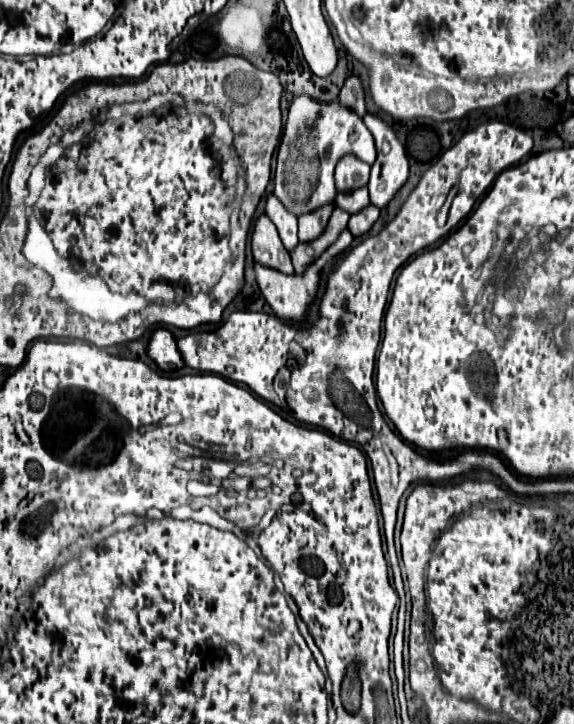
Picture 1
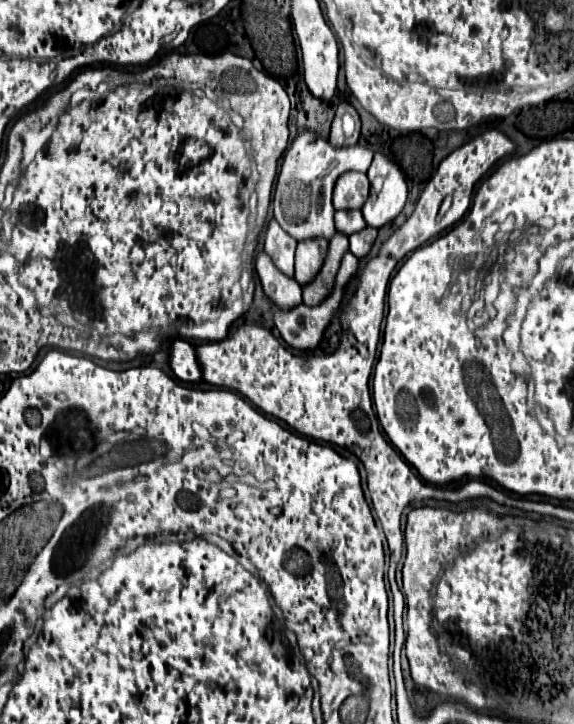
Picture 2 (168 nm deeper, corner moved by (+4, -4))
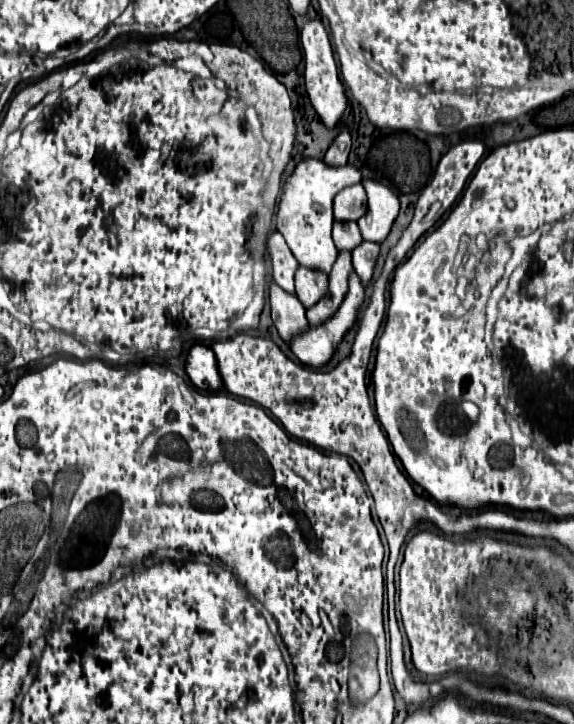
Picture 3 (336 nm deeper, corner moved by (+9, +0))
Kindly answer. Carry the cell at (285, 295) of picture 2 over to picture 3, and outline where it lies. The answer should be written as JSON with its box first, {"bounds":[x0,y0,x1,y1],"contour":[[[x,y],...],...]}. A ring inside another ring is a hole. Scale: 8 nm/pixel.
{"bounds":[270,284,308,342],"contour":[[[270,284],[270,308],[272,308],[272,320],[278,328],[278,334],[284,342],[288,342],[294,332],[302,332],[302,328],[308,328],[306,320],[306,308],[298,300],[296,294],[284,292],[278,284]]]}

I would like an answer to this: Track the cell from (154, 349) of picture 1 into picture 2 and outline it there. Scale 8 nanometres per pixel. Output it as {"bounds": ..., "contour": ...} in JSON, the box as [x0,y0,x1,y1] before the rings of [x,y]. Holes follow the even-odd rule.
{"bounds":[171,340,201,382],"contour":[[[175,340],[171,346],[171,368],[183,382],[201,382],[199,360],[195,360],[195,346],[185,340]]]}

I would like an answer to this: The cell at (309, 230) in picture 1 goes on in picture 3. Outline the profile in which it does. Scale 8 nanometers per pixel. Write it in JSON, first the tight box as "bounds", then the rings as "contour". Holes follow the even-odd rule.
{"bounds":[294,266,326,308],"contour":[[[298,266],[294,282],[298,300],[302,300],[304,308],[310,308],[310,304],[316,304],[326,294],[326,272],[322,270]]]}

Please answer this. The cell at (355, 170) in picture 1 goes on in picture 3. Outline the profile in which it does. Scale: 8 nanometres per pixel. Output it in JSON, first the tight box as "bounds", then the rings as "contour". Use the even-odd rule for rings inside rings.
{"bounds":[334,184,366,222],"contour":[[[352,184],[340,190],[334,198],[334,218],[348,222],[358,220],[366,212],[366,192],[362,184]]]}

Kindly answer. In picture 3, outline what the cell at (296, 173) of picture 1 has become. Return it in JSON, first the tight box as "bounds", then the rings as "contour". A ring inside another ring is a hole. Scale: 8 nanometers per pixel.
{"bounds":[276,156,362,274],"contour":[[[304,156],[296,162],[292,174],[286,178],[282,186],[282,196],[276,214],[276,228],[282,232],[286,244],[290,246],[296,260],[306,268],[318,268],[326,274],[330,272],[330,264],[334,264],[334,256],[338,254],[332,242],[332,198],[342,188],[356,184],[362,180],[360,168],[352,164],[344,166],[328,166],[320,158]]]}

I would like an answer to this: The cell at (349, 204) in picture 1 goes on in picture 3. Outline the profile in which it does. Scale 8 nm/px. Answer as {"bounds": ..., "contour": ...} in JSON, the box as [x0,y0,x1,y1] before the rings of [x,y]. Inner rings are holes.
{"bounds":[332,222,362,250],"contour":[[[334,222],[332,228],[332,236],[334,236],[334,244],[336,248],[346,248],[352,250],[362,242],[362,234],[358,232],[358,224],[356,222]]]}

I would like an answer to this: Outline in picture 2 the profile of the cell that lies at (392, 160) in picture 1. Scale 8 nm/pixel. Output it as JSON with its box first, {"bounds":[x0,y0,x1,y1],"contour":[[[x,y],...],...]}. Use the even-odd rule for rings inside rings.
{"bounds":[363,154,407,230],"contour":[[[375,154],[367,178],[371,192],[363,206],[363,218],[367,226],[379,230],[401,214],[407,200],[407,184],[399,166],[383,154]]]}

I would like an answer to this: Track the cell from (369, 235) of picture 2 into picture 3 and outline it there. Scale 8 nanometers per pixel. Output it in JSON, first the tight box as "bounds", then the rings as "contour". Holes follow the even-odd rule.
{"bounds":[352,240,380,284],"contour":[[[364,240],[362,244],[358,244],[352,250],[352,266],[360,274],[362,284],[366,284],[372,278],[374,264],[376,264],[376,258],[378,258],[378,250],[380,250],[378,244],[368,242],[368,240]]]}

